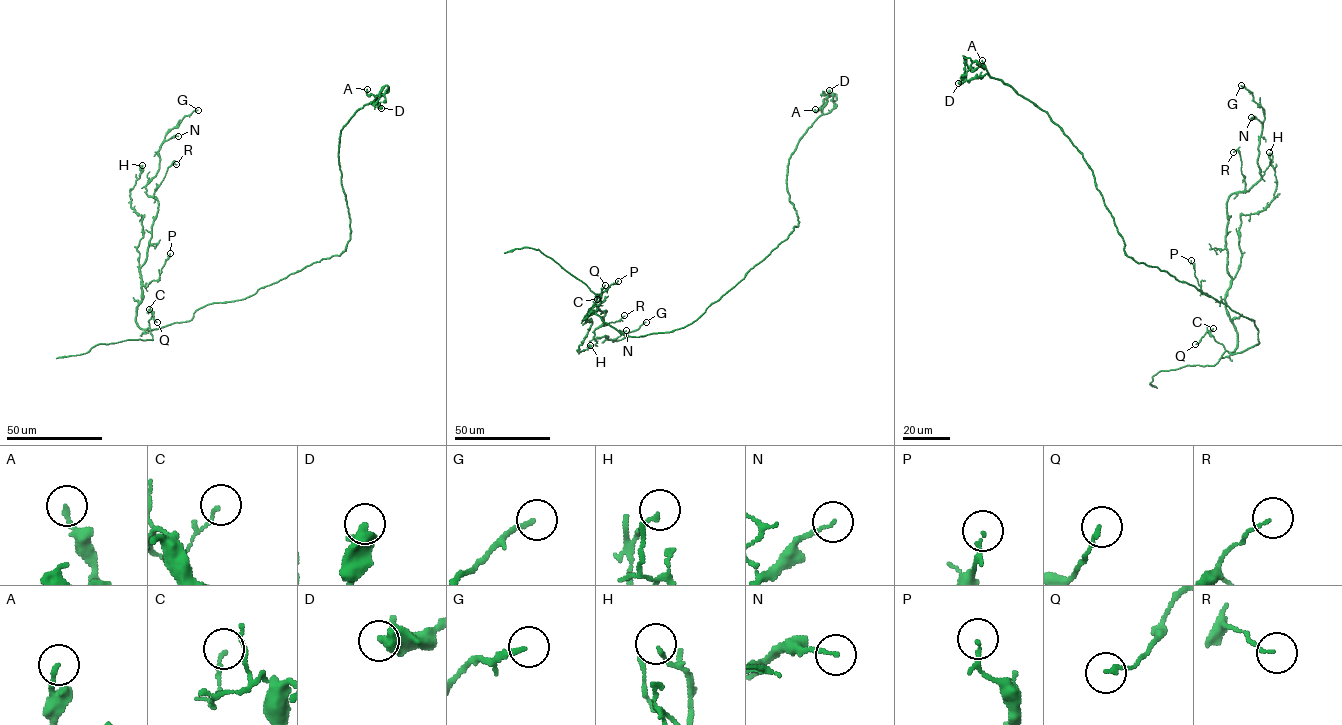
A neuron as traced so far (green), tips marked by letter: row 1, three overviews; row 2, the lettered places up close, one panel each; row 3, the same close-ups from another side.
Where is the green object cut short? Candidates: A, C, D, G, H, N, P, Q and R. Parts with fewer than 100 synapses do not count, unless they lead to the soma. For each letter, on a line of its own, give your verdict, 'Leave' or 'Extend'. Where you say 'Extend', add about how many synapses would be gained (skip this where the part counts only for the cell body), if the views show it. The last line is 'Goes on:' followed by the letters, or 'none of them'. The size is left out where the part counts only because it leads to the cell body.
A: Leave
C: Leave
D: Leave
G: Leave
H: Leave
N: Leave
P: Leave
Q: Leave
R: Leave
Goes on: none of them

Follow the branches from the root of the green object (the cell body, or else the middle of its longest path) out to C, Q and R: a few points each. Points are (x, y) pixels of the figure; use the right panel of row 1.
C: (1232, 310), (1254, 321), (1258, 330), (1258, 344), (1231, 354), (1207, 332), (1213, 328)
Q: (1232, 310), (1254, 321), (1258, 330), (1258, 344), (1231, 354), (1208, 331), (1195, 344)
R: (1232, 310), (1254, 321), (1259, 341), (1234, 354), (1226, 202), (1245, 183), (1233, 152)

